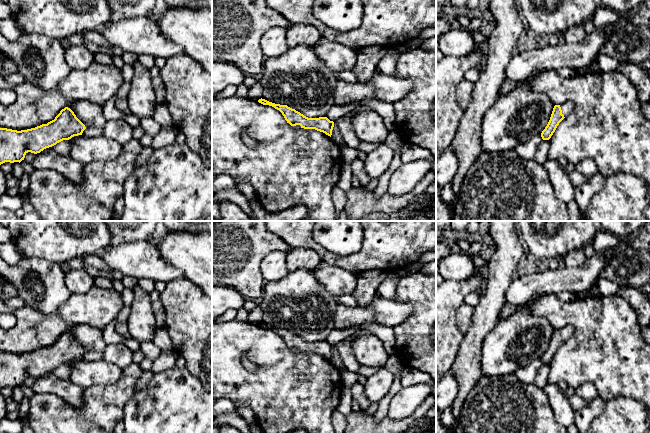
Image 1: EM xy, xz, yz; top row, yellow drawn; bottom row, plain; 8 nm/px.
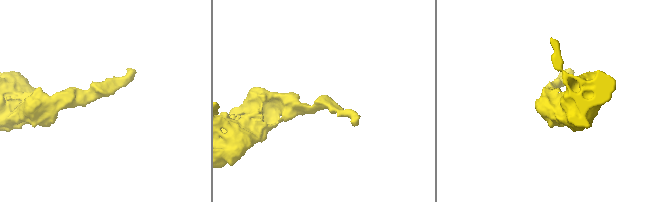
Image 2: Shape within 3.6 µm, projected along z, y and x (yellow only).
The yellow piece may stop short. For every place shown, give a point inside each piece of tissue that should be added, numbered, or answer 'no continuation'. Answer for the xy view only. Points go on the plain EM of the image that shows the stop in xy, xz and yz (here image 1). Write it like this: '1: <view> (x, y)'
no continuation

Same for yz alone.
1: yz (567, 331)

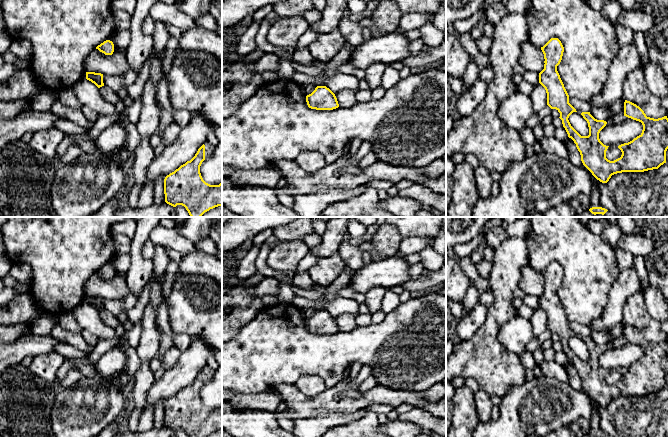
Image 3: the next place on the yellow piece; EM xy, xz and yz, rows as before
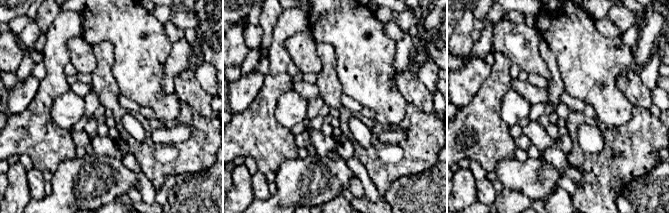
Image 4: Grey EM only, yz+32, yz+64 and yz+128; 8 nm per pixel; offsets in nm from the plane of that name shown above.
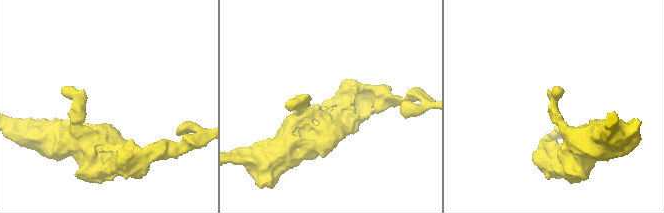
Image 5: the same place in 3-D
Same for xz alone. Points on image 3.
no continuation

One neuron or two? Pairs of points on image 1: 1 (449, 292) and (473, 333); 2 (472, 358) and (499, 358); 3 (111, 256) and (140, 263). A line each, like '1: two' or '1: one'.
1: two
2: two
3: one

